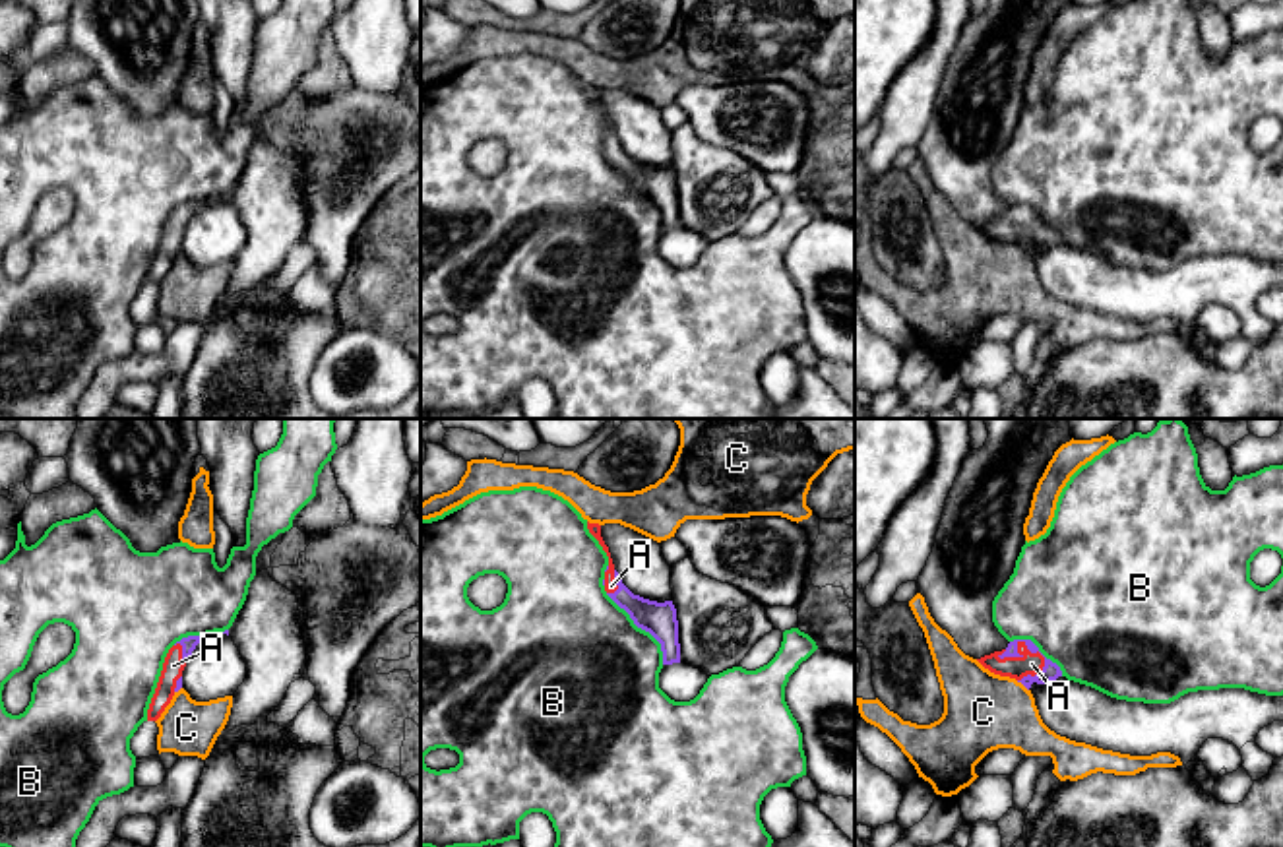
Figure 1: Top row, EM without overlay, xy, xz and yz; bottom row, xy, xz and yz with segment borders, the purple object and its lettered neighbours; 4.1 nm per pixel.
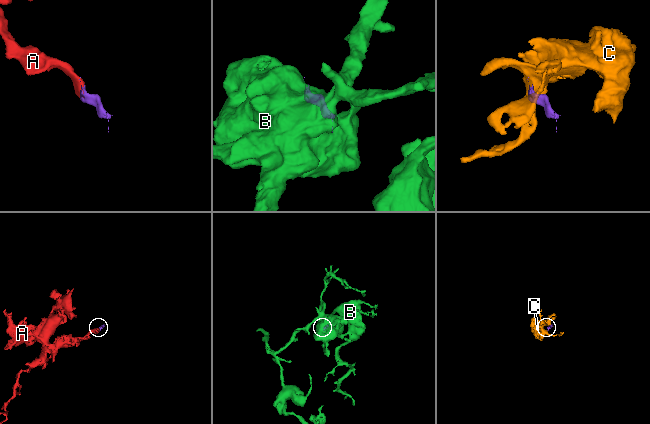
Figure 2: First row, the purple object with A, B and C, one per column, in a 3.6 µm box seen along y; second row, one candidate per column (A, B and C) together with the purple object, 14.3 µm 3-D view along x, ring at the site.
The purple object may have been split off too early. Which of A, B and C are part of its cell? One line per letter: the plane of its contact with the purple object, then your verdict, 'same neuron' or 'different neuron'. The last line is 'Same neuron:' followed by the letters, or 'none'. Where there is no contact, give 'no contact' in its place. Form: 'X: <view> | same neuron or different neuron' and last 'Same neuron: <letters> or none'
A: yz | same neuron
B: xz | different neuron
C: yz | different neuron
Same neuron: A

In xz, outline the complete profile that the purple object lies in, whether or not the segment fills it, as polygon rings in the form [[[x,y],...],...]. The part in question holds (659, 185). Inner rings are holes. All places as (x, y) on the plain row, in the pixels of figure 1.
[[[587,87],[587,95],[609,122],[603,145],[607,161],[630,180],[638,194],[649,198],[661,209],[663,231],[680,229],[678,186],[673,167],[657,169],[634,161],[614,136],[609,112],[601,103],[601,91]]]

